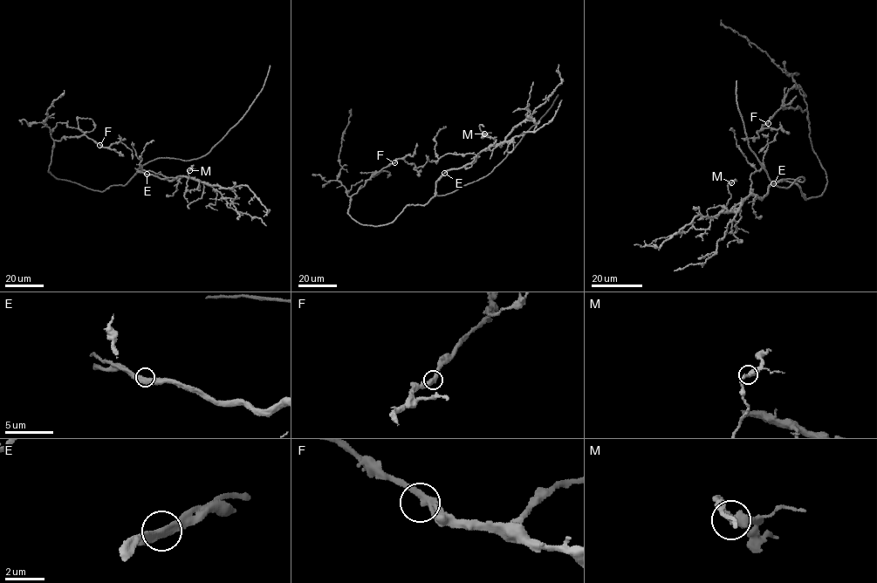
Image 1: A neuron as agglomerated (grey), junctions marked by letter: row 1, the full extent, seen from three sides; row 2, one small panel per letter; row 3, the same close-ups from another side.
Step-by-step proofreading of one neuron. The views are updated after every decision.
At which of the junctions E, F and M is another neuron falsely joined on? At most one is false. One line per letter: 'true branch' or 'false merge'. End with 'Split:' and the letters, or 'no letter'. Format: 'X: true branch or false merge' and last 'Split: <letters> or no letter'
E: true branch
F: true branch
M: true branch
Split: no letter

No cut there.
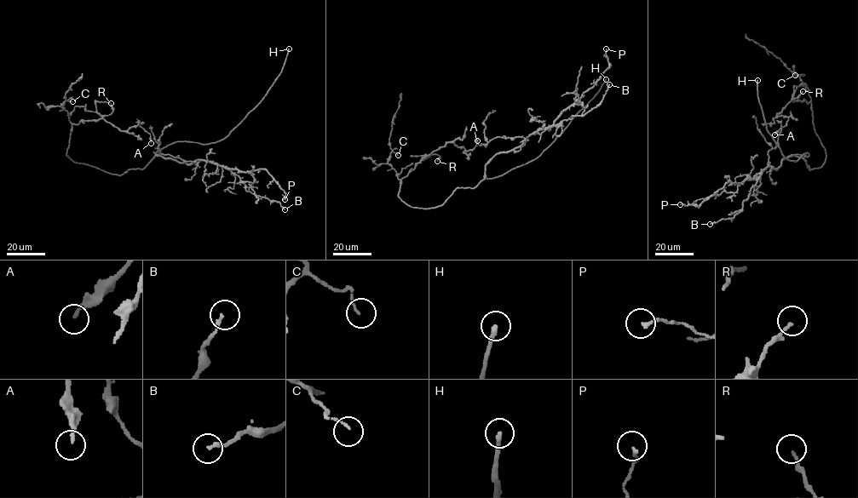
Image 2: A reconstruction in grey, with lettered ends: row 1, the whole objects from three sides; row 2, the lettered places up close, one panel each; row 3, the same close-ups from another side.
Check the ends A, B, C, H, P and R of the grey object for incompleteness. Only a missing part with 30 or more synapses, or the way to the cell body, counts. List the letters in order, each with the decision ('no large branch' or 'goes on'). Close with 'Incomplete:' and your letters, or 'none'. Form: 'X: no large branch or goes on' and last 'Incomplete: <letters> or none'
A: no large branch
B: no large branch
C: no large branch
H: goes on
P: no large branch
R: no large branch
Incomplete: H

